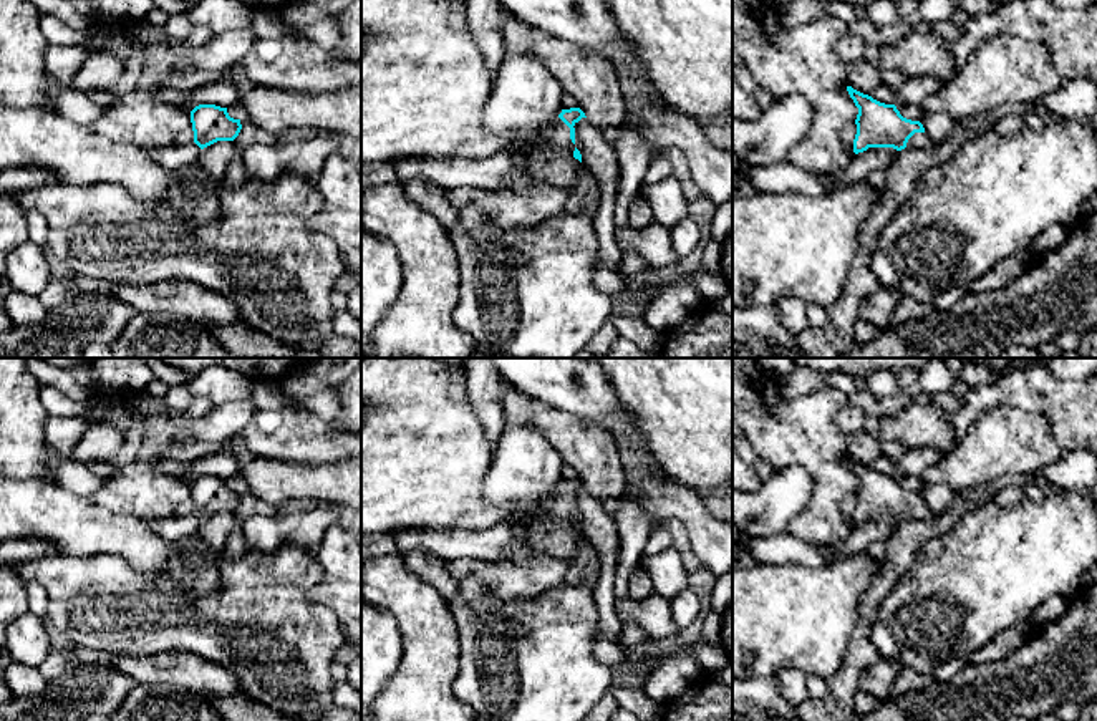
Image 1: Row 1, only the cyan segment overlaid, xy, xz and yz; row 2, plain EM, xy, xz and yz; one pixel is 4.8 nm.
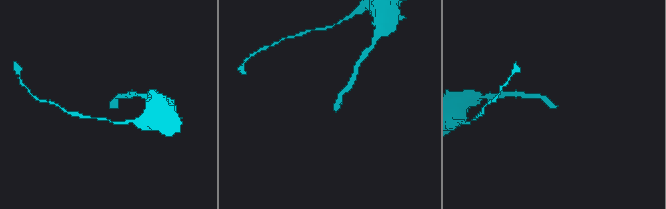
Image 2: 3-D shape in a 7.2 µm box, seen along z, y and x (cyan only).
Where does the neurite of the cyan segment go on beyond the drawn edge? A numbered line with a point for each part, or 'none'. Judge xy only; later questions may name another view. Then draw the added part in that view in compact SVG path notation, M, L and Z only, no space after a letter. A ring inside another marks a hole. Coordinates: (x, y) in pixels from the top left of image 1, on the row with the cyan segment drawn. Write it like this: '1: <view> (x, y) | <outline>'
1: xy (174, 158) | M196 143L159 148L151 152L151 157L162 167L179 171L197 162L201 148Z

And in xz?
1: xz (547, 159) | M557 118L515 152L504 151L487 159L406 157L391 167L399 184L423 177L444 189L509 191L509 179L520 172L532 186L568 187L575 177L573 151L570 128Z

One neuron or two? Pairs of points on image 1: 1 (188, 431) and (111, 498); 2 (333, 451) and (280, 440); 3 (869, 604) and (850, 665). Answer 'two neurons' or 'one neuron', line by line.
1: one neuron
2: one neuron
3: one neuron

